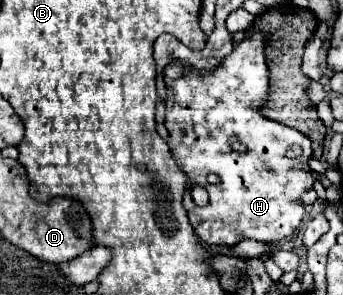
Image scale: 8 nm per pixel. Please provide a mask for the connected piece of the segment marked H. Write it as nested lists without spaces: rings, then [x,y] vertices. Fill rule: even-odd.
[[[256,31],[250,39],[234,43],[230,55],[222,59],[218,67],[212,71],[198,71],[196,67],[182,65],[178,59],[172,59],[164,67],[164,83],[168,87],[168,101],[166,101],[166,129],[170,131],[170,149],[178,161],[178,165],[188,175],[188,187],[202,185],[210,195],[210,205],[198,207],[190,193],[184,195],[184,207],[190,217],[190,225],[194,233],[208,245],[234,245],[242,239],[256,239],[262,243],[272,243],[290,237],[302,217],[304,205],[300,195],[312,189],[314,179],[308,169],[300,165],[308,165],[312,149],[310,139],[278,121],[266,119],[262,115],[262,107],[270,93],[268,81],[268,65],[264,57],[268,33]],[[208,173],[216,173],[220,183],[208,185]]]

